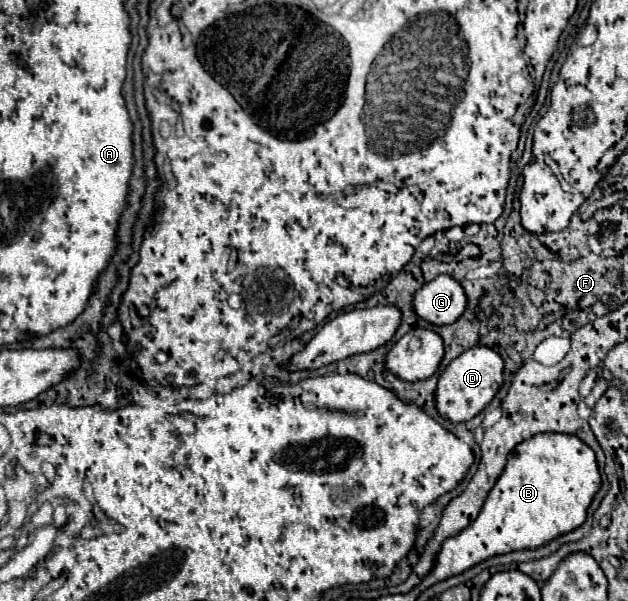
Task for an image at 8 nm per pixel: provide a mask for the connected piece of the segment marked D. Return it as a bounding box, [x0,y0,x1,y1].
[434,347,504,423]

